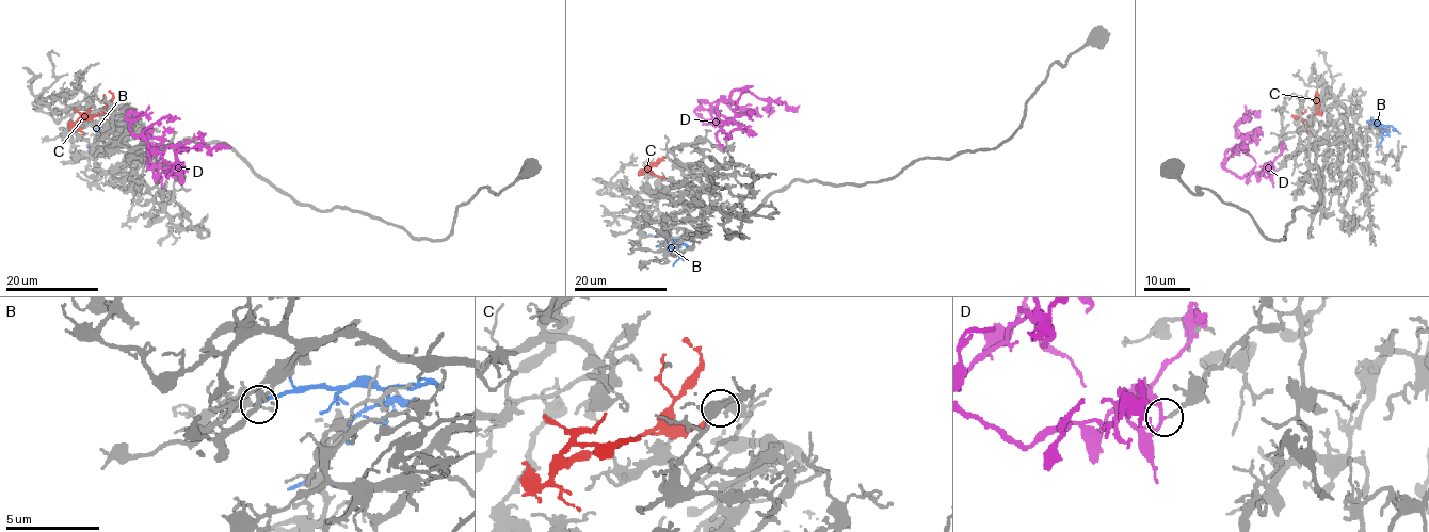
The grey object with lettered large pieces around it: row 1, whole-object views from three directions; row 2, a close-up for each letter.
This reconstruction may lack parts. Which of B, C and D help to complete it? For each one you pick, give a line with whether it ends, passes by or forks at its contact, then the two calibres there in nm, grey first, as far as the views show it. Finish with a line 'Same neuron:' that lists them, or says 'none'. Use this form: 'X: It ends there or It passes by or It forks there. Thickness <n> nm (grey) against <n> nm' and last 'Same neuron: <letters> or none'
C: It ends there. Thickness 550 nm (grey) against 180 nm
Same neuron: C

